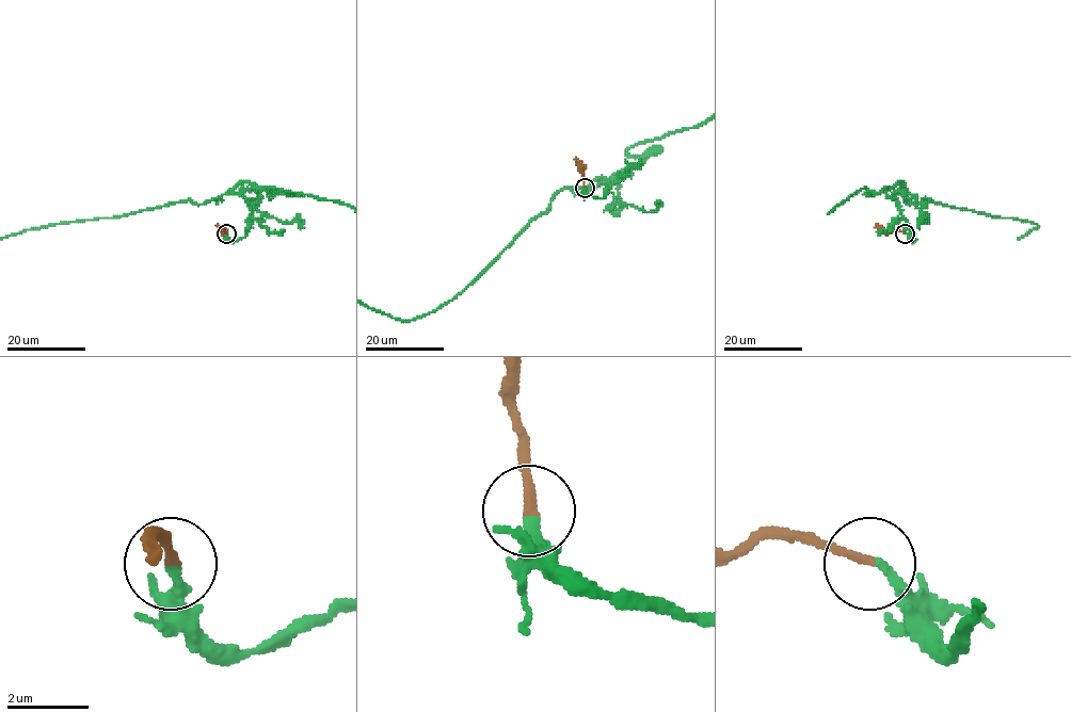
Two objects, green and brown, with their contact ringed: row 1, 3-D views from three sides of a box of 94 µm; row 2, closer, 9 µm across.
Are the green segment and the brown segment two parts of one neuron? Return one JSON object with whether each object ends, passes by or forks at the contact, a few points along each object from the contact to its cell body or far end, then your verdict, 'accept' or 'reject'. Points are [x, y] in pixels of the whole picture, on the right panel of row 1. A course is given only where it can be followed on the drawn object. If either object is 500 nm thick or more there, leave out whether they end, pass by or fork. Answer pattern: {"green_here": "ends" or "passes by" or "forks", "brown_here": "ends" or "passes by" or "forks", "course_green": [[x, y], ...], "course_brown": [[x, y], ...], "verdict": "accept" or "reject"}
{"green_here": "ends", "brown_here": "ends", "course_brown": [[905, 232], [875, 227]], "verdict": "accept"}

